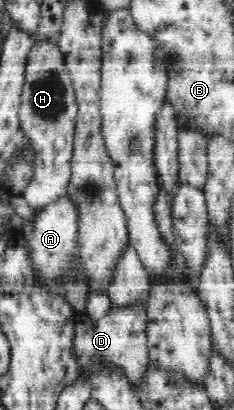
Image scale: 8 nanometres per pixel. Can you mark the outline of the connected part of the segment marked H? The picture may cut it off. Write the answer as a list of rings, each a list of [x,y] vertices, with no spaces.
[[[34,40],[32,52],[28,55],[24,86],[22,89],[21,105],[18,112],[20,127],[28,138],[31,147],[35,148],[36,172],[31,183],[23,192],[27,204],[36,210],[54,204],[68,194],[68,186],[72,176],[71,166],[74,148],[75,122],[78,113],[78,100],[73,89],[63,53],[55,41]]]

